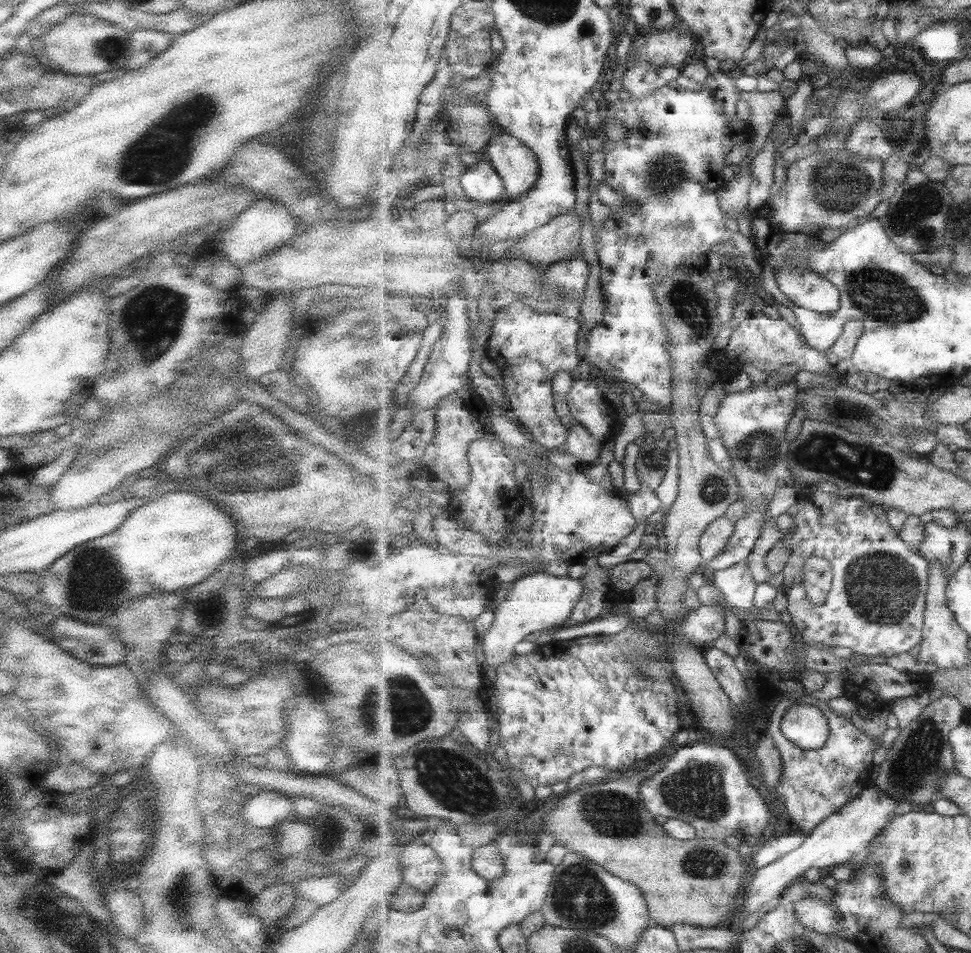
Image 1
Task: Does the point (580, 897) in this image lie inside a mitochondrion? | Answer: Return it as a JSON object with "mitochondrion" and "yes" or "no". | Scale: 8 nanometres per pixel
{"mitochondrion":"yes"}

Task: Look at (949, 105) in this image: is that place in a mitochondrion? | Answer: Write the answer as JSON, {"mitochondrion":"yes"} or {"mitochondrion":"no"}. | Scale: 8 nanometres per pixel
{"mitochondrion":"no"}

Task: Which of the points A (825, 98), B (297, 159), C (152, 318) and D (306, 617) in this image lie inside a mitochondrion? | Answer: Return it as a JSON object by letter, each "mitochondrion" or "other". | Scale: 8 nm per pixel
{"A":"other","B":"other","C":"mitochondrion","D":"other"}

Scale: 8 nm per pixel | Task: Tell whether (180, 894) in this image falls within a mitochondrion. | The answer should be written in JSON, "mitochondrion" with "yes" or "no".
{"mitochondrion":"yes"}

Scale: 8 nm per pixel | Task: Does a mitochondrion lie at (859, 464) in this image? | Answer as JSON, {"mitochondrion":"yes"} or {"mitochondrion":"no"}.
{"mitochondrion":"yes"}

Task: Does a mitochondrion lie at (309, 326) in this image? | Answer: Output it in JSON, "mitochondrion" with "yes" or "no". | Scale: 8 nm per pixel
{"mitochondrion":"no"}

